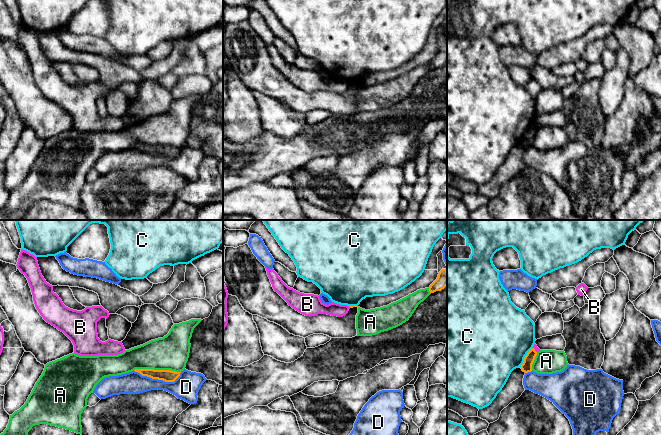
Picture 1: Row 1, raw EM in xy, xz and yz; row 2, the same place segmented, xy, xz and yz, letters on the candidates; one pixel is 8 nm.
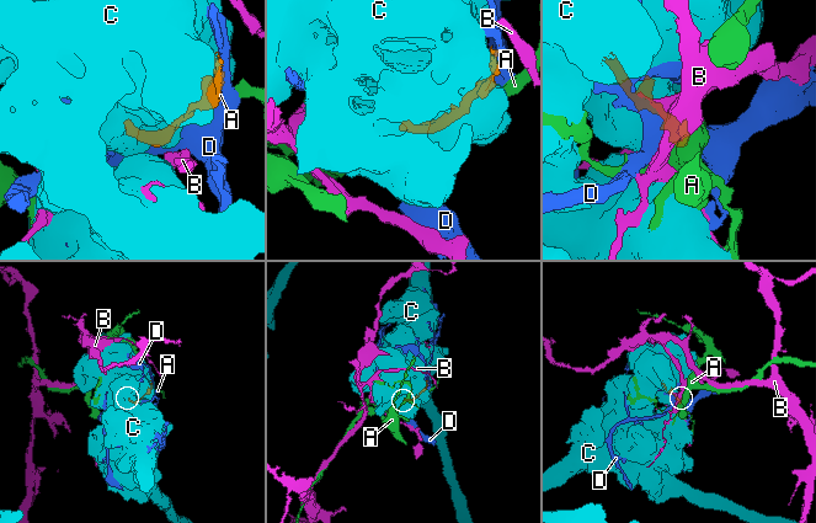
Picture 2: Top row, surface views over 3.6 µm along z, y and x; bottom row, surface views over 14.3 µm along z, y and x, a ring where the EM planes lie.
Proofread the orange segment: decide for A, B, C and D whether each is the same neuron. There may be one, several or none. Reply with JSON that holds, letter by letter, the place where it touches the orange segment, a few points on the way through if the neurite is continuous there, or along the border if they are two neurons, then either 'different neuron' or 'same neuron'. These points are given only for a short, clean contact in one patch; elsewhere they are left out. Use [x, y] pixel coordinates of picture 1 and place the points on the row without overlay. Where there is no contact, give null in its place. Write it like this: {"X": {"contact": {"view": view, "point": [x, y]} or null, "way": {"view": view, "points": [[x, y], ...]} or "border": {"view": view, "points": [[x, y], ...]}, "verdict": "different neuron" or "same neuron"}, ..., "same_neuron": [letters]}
{"A": {"contact": {"view": "xy", "point": [157, 146]}, "verdict": "different neuron"}, "B": {"contact": {"view": "yz", "point": [534, 126]}, "border": {"view": "yz", "points": [[533, 123], [536, 128]]}, "verdict": "different neuron"}, "C": {"contact": {"view": "yz", "point": [525, 133]}, "verdict": "different neuron"}, "D": {"contact": {"view": "xy", "point": [158, 155]}, "verdict": "different neuron"}, "same_neuron": []}

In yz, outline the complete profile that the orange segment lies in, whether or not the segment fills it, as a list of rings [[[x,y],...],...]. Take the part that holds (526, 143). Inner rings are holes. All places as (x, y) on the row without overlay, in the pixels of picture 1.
[[[532,124],[527,129],[527,131],[524,134],[524,138],[523,138],[523,140],[520,143],[523,148],[528,149],[528,148],[532,147],[532,140],[533,140],[533,138],[535,136],[536,131],[537,131],[537,128],[535,127],[534,124]]]

